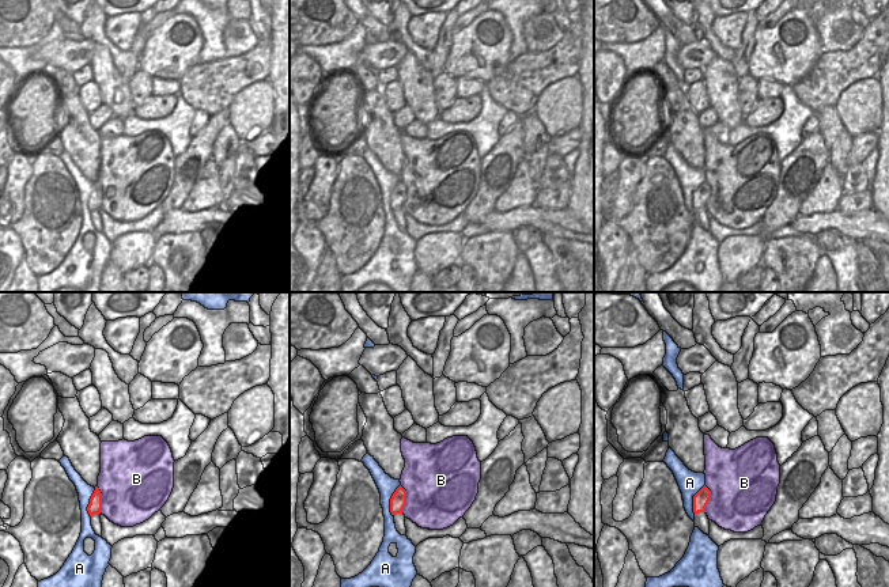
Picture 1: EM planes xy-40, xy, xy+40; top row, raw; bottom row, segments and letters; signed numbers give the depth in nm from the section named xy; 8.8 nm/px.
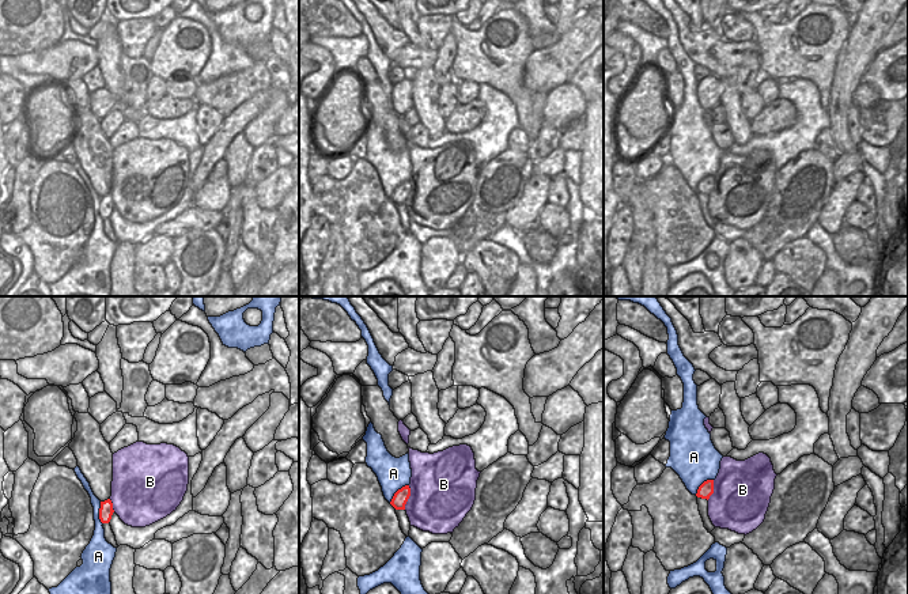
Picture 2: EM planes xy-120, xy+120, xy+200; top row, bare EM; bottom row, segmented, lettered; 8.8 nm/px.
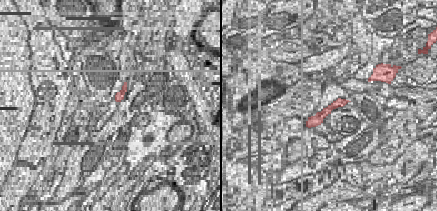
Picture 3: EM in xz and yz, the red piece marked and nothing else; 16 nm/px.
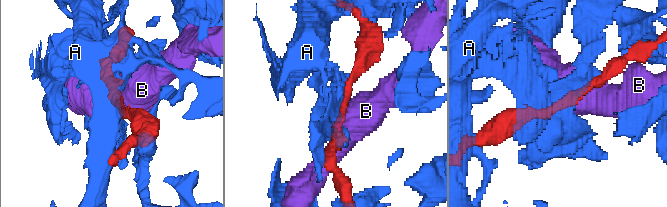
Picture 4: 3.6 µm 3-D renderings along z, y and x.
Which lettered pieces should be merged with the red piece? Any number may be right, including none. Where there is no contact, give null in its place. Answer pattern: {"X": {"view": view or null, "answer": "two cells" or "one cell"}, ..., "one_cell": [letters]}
{"A": {"view": "xy", "answer": "two cells"}, "B": {"view": "xy", "answer": "two cells"}, "one_cell": []}

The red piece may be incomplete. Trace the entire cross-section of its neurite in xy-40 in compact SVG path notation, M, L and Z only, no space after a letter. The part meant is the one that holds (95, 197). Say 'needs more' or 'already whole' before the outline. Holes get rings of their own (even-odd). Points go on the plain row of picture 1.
already whole; M95 182L95 186L90 194L87 207L88 207L90 212L92 212L94 209L101 209L101 205L102 205L102 189L101 189L99 183Z

